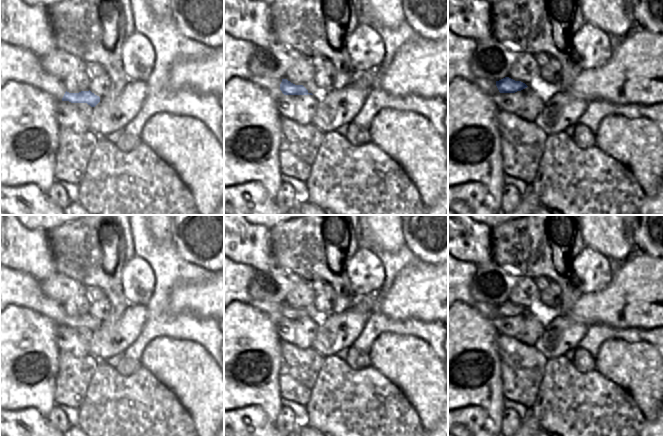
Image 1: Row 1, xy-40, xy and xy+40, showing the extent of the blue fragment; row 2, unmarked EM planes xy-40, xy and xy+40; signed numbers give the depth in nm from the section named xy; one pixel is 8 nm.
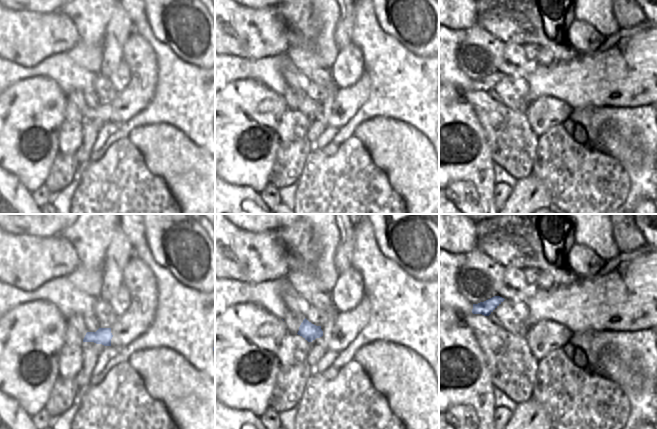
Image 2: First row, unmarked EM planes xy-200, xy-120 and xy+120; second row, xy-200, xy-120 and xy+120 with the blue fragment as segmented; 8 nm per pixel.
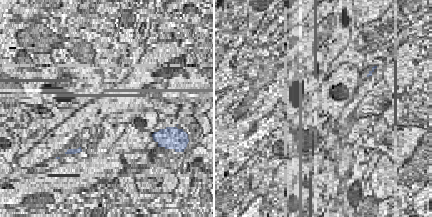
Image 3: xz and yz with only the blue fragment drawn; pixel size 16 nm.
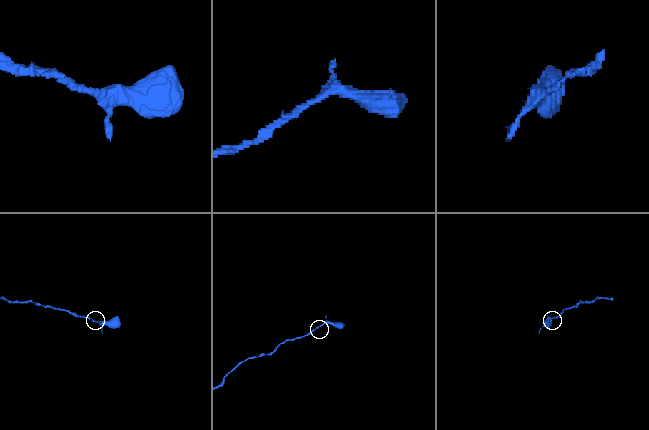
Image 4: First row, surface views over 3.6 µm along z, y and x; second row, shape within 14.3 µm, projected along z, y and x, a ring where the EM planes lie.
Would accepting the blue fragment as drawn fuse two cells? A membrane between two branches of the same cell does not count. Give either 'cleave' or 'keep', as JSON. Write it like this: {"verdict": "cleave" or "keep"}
{"verdict": "keep"}

